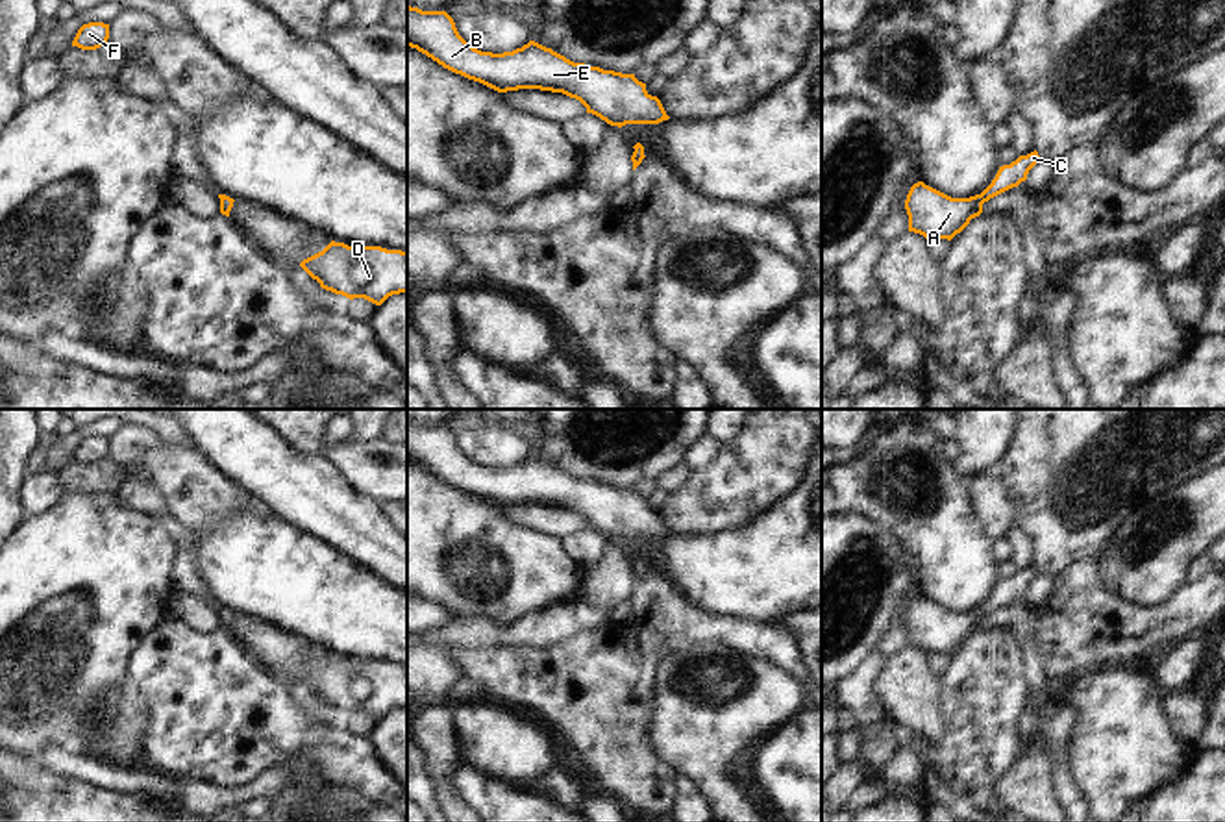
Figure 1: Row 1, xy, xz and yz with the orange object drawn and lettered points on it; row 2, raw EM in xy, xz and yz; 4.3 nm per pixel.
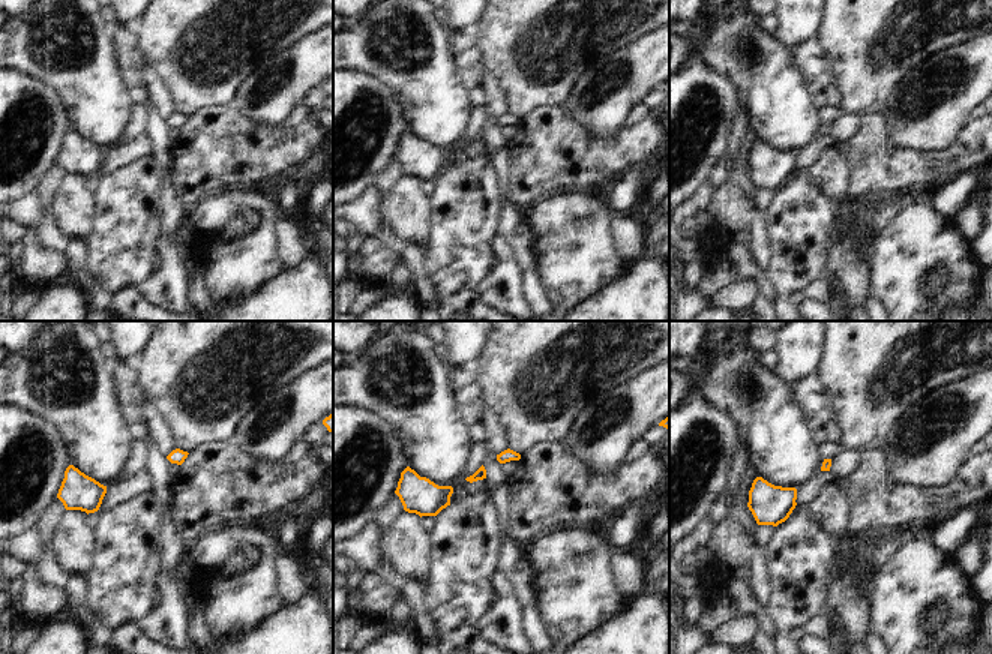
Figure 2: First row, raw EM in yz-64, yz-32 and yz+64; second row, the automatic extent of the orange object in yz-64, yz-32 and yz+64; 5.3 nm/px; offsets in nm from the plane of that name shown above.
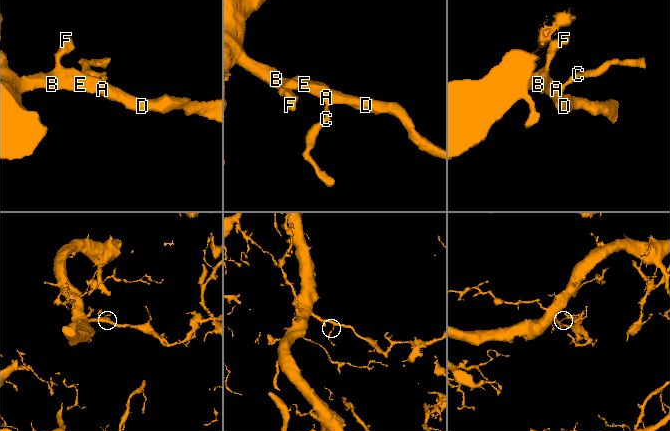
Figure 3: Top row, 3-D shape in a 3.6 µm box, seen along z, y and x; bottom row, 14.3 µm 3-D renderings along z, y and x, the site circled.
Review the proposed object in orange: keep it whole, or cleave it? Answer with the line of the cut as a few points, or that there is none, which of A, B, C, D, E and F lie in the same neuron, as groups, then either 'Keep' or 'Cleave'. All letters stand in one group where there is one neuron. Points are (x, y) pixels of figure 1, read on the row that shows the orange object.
No split. Groups: A B C D E F. Keep.

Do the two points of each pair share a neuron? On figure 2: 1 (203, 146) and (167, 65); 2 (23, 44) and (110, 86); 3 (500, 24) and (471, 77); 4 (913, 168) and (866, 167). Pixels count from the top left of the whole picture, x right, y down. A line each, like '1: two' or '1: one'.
1: two
2: one
3: two
4: one

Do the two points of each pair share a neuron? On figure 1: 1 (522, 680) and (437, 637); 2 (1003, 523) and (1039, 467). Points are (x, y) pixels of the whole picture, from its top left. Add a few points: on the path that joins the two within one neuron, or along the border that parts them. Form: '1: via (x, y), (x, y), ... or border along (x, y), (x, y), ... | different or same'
1: border along (454, 647), (506, 648) | different
2: border along (1000, 471), (1020, 530) | different

